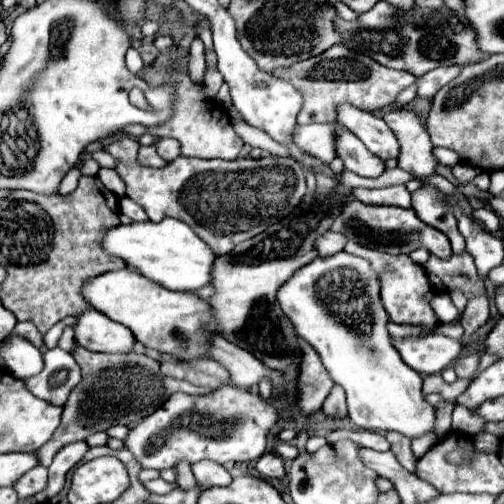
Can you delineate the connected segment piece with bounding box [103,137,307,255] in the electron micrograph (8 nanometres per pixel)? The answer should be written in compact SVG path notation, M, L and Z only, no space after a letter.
M125 137L103 147L103 151L119 159L115 171L127 185L127 197L139 203L155 223L165 217L185 221L215 255L229 253L235 245L285 219L307 193L303 165L295 159L271 155L233 161L177 157L177 161L171 161L165 169L151 169L137 163L137 149L139 143Z

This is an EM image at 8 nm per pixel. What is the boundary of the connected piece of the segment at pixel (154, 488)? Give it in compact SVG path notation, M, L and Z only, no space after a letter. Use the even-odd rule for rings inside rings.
M153 479L153 481L147 481L145 483L145 489L149 491L149 493L169 493L171 489L175 489L177 485L175 483L165 483L163 479Z

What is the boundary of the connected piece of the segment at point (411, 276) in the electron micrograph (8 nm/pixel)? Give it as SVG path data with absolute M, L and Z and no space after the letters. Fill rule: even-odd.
M347 241L347 245L343 247L345 253L351 253L351 255L357 255L357 257L363 257L367 261L371 261L371 267L373 271L377 273L377 279L379 279L379 285L381 285L381 301L383 301L383 307L385 311L389 313L389 319L393 323L405 323L405 325L425 325L425 327L435 327L437 325L437 315L431 307L431 301L433 297L437 295L435 287L429 283L427 279L427 271L413 263L407 255L397 255L397 257L389 257L389 253L381 253L381 251L375 251L375 249L365 249L361 245L357 245L355 241ZM391 265L395 271L389 273L385 271L385 267Z

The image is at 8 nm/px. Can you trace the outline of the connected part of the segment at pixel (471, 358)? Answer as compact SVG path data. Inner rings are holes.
M461 355L457 363L453 363L453 369L459 379L473 379L475 371L479 367L479 357L477 355Z

